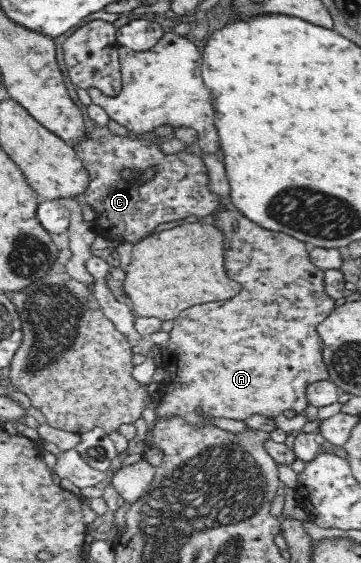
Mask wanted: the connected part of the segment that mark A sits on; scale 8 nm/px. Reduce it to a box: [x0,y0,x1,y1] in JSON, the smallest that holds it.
[155,204,336,428]

